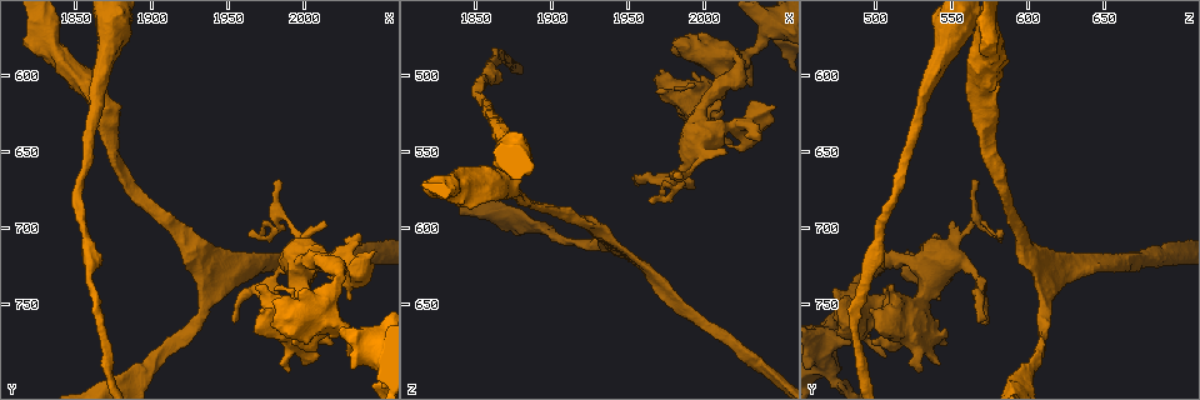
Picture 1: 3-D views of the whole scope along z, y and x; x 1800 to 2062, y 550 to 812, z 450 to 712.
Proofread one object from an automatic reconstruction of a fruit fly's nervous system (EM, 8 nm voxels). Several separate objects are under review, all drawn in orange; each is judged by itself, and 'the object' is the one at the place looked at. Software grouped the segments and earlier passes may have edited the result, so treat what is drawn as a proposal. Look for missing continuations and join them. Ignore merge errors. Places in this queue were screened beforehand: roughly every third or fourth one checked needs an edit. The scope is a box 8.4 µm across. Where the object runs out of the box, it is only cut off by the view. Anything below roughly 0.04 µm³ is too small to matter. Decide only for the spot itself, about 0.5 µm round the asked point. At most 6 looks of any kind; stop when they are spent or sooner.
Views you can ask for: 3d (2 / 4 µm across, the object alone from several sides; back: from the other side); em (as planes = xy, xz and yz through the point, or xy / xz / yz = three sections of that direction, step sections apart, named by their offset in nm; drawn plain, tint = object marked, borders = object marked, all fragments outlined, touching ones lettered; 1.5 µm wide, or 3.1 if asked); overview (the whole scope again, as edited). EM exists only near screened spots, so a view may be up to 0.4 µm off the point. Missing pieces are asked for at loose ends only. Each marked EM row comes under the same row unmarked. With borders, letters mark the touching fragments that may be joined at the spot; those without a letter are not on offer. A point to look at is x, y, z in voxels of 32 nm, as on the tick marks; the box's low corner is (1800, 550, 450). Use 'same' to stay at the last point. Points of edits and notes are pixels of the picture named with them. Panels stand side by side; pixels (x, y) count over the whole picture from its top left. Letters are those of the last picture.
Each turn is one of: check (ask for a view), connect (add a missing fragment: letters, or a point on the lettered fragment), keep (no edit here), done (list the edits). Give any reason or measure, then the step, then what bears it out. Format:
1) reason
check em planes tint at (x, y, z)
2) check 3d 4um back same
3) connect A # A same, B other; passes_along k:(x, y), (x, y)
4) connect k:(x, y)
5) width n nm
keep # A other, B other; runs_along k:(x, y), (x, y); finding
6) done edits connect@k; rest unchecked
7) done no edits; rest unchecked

check em planes borders at (2018, 774, 544)

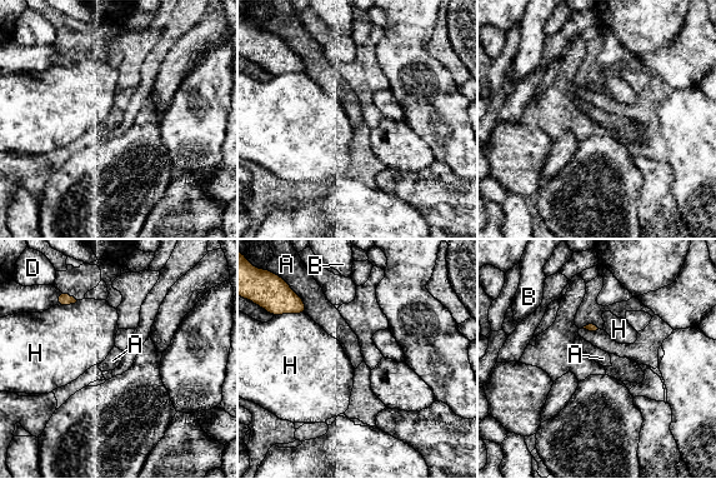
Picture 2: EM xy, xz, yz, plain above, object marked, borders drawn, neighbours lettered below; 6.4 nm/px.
keep # A other, B other, D other, H other; border 2:(304, 312), (283, 314); no lettered fragment goes on from it

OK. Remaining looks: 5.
free end
check 3d 4um at (2012, 696, 550)

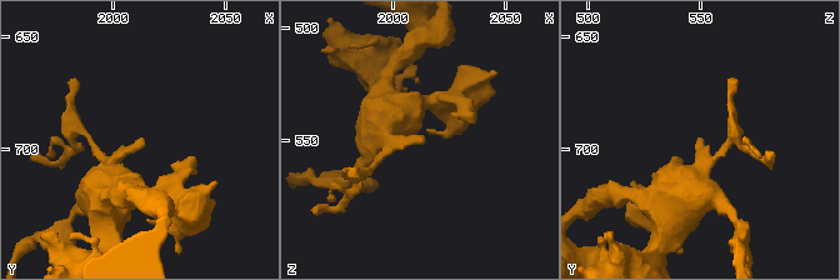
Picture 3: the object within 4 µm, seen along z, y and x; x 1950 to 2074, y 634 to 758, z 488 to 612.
check em xz step 8 tint at (2013, 695, 549)

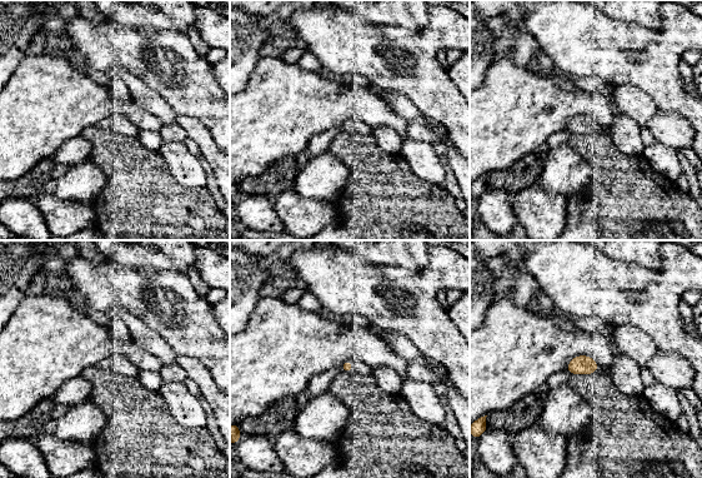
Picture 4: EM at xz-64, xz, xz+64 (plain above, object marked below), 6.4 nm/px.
another direction
check em xy step 4 borders same

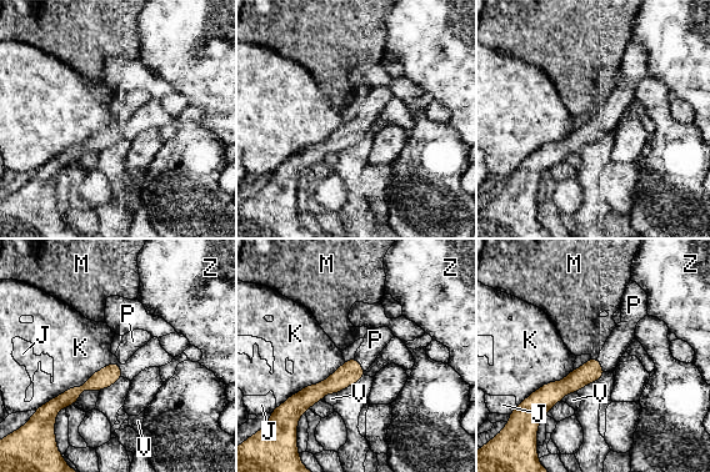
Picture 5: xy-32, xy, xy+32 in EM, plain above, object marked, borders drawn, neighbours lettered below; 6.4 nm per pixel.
connect P # J other, K other, M other, P same, V other, Z other; the cell continues

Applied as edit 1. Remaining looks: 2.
check 3d 2um at (1966, 700, 584)

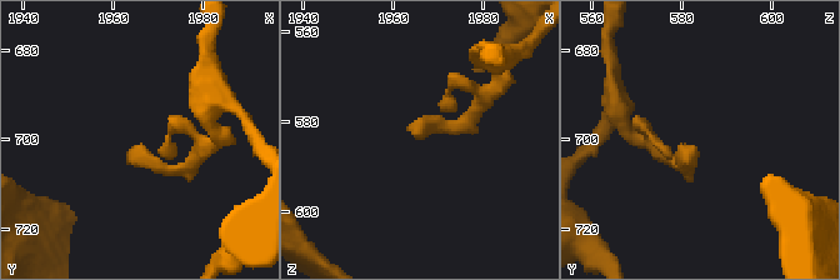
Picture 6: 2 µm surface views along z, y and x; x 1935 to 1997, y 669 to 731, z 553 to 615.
now the EM
check em planes borders at (1966, 701, 583)

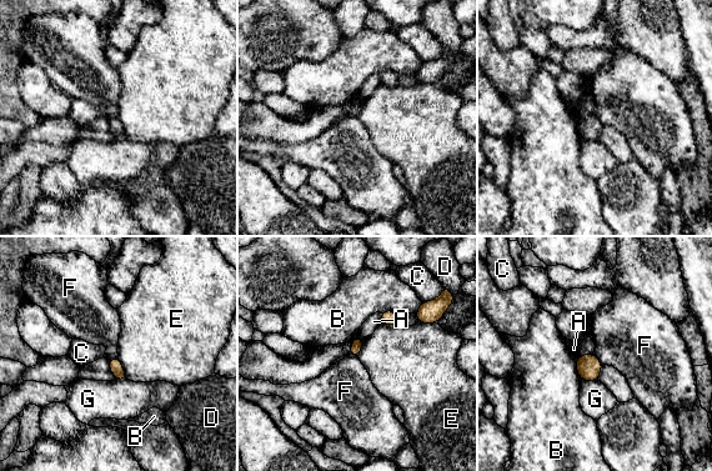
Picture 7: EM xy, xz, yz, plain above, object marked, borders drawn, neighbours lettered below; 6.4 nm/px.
width 70 nm
keep # A other, B other, C other, D other, E other, F other, G other; border 7:(118, 357), (129, 379); no lettered fragment goes on from it

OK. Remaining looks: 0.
done edits connect@5; rest unchecked

